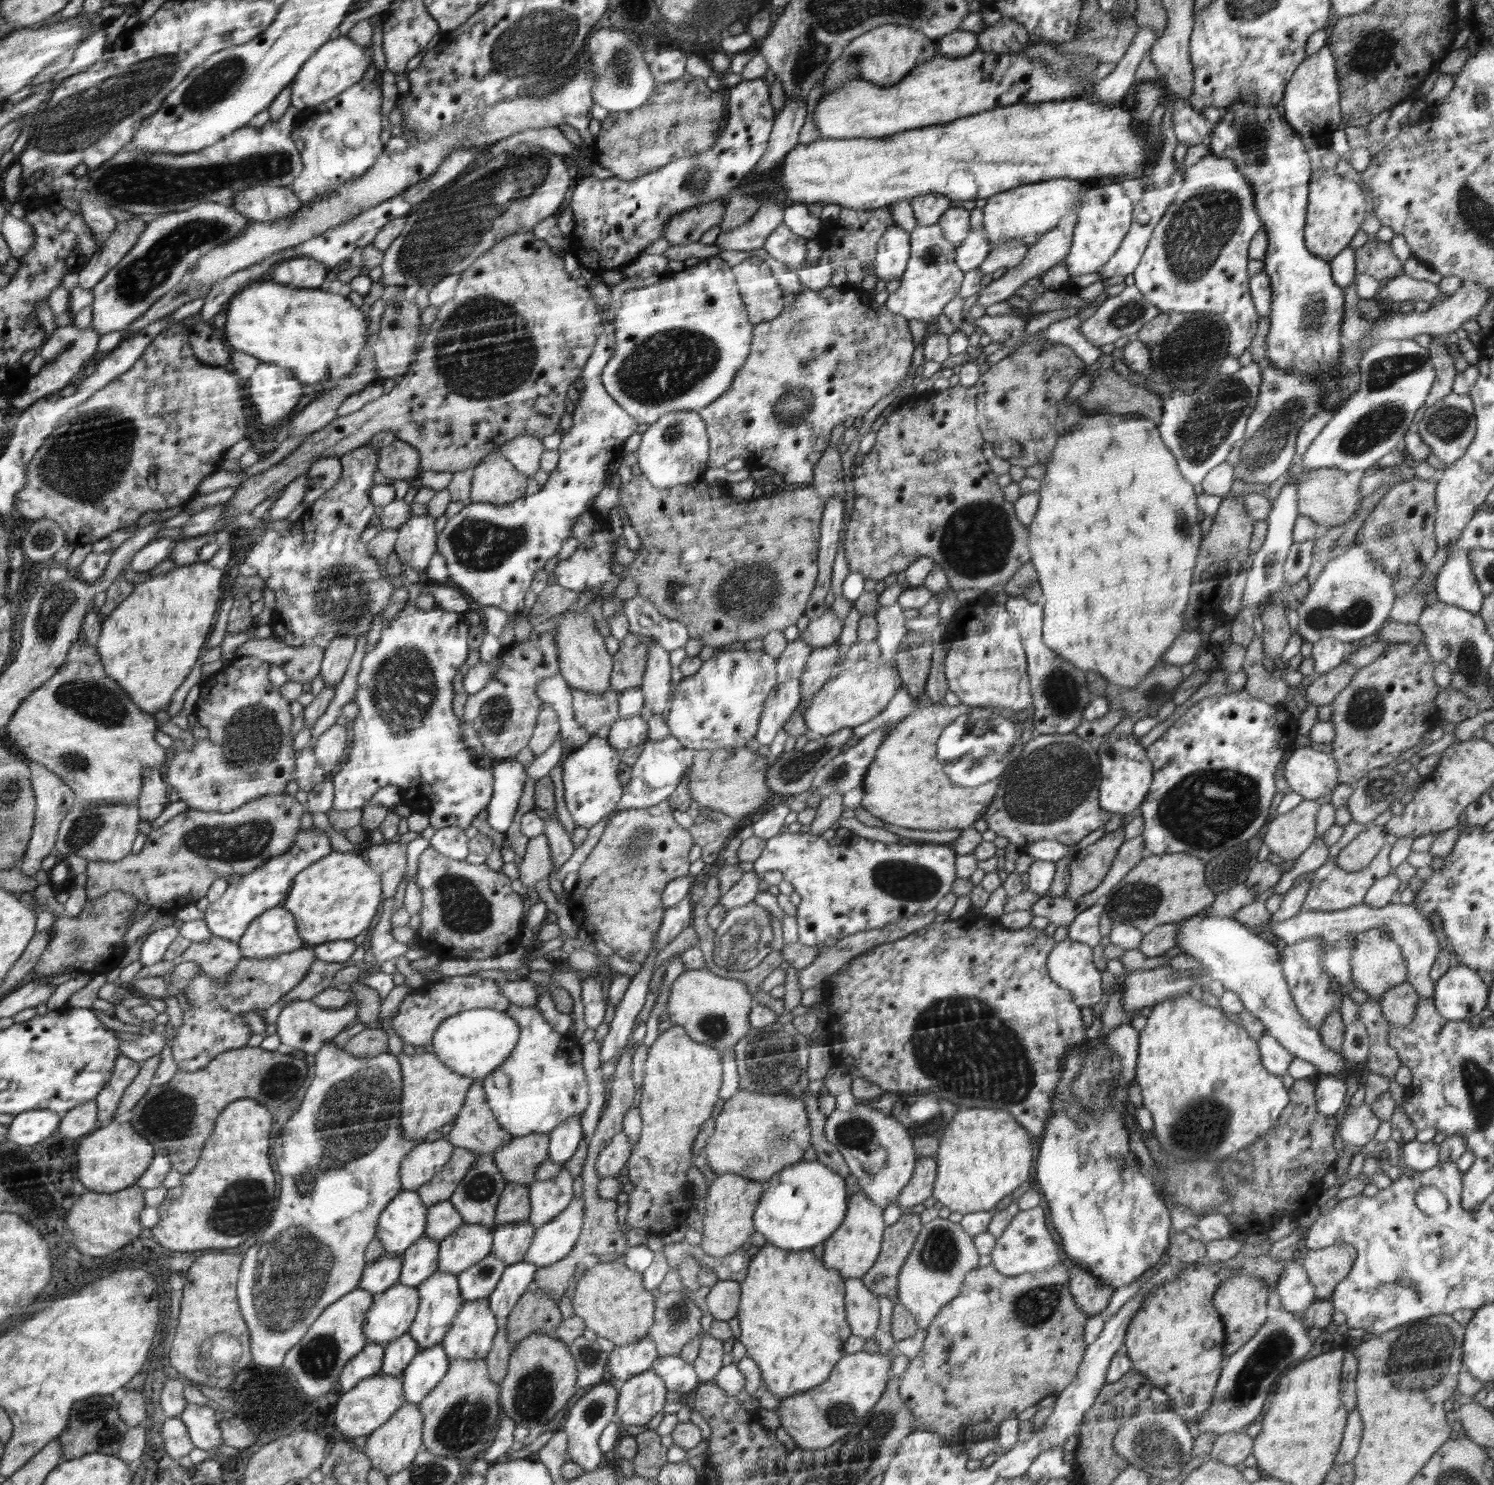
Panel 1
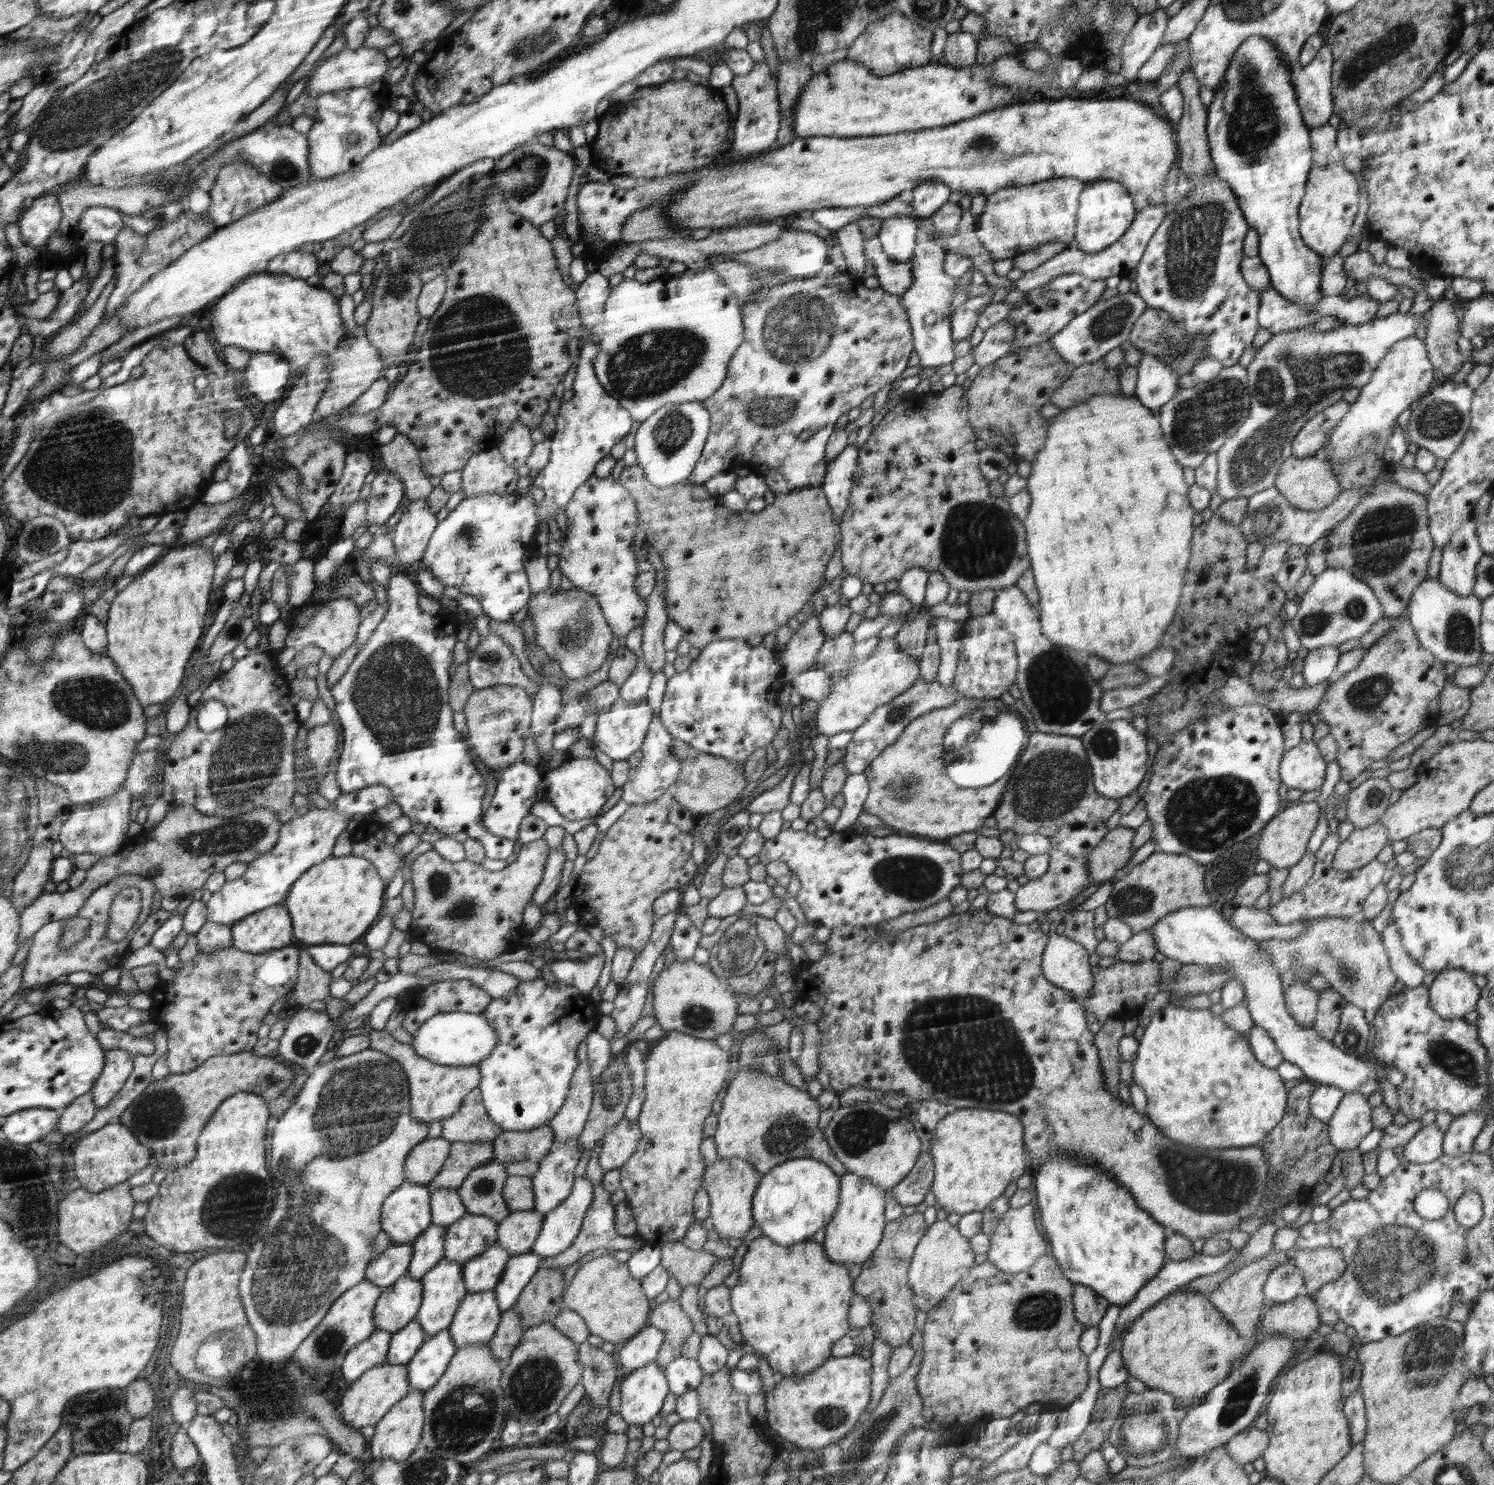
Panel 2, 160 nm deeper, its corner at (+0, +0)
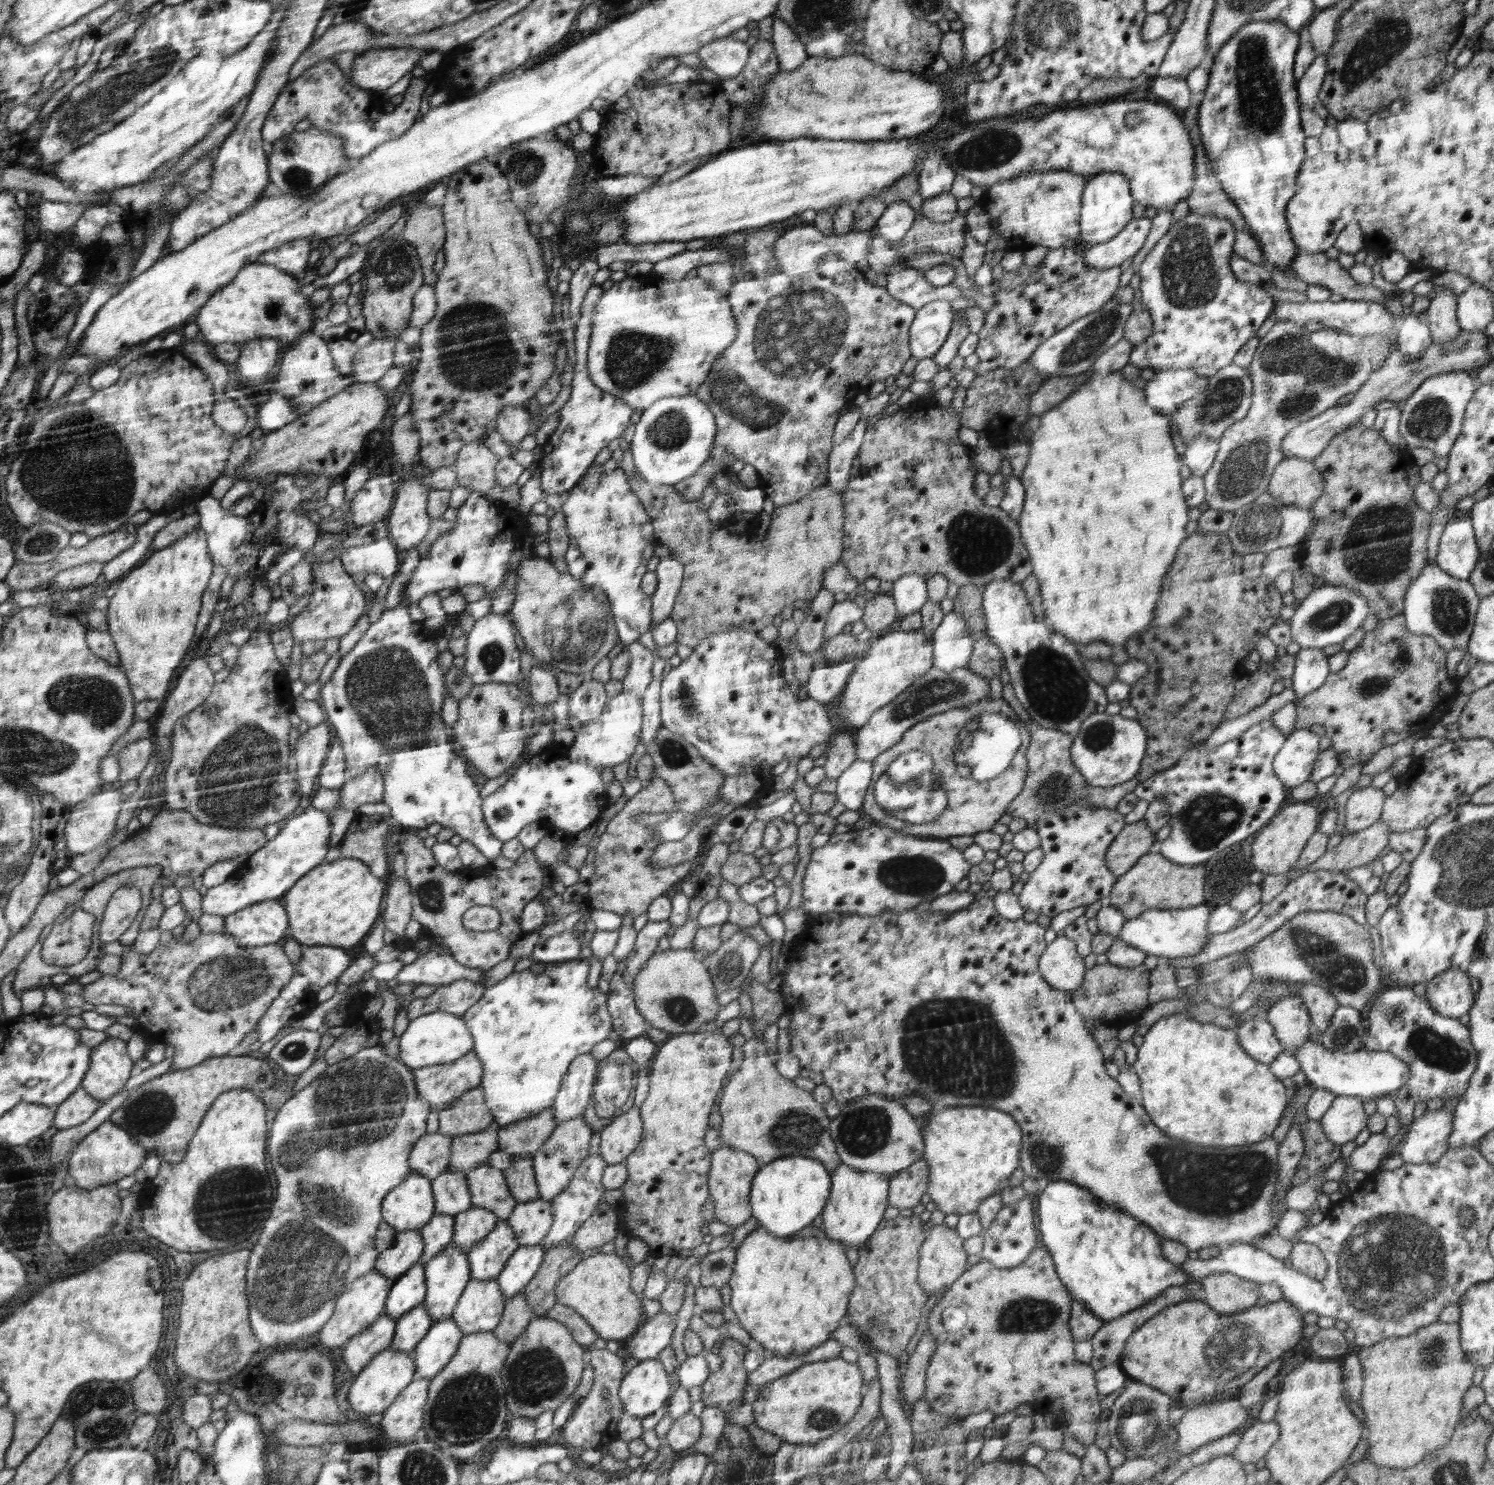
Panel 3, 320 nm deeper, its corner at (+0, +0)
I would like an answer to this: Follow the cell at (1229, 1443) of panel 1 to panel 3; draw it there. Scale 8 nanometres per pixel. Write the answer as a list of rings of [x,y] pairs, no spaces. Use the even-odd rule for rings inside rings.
[[[1274,1419],[1270,1422],[1258,1420],[1241,1436],[1232,1456],[1242,1465],[1256,1463],[1266,1456],[1280,1436],[1280,1427]]]

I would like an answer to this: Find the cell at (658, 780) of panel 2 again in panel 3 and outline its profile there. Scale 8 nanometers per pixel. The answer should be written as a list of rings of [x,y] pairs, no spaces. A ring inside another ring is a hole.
[[[653,677],[646,692],[642,696],[641,705],[643,710],[643,721],[641,724],[641,738],[645,746],[653,743],[658,729],[662,727],[661,702],[659,692],[661,691],[661,679]]]

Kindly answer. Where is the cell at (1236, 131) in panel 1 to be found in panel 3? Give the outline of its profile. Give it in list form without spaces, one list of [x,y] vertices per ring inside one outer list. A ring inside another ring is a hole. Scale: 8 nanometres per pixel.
[[[1250,21],[1247,22],[1246,25],[1241,26],[1241,29],[1238,30],[1236,34],[1232,35],[1232,38],[1228,38],[1228,42],[1224,42],[1224,46],[1216,53],[1214,65],[1210,70],[1206,92],[1204,92],[1204,100],[1202,100],[1200,110],[1198,111],[1200,138],[1204,145],[1207,157],[1214,166],[1213,170],[1216,178],[1221,182],[1224,192],[1231,197],[1233,203],[1239,208],[1239,212],[1242,213],[1248,228],[1250,228],[1249,231],[1259,242],[1259,246],[1263,250],[1265,262],[1274,264],[1274,266],[1280,270],[1291,269],[1289,268],[1290,263],[1298,250],[1289,233],[1286,207],[1290,198],[1294,196],[1295,180],[1298,178],[1298,174],[1300,174],[1300,168],[1302,168],[1304,157],[1306,157],[1304,155],[1304,139],[1306,138],[1306,135],[1302,130],[1299,95],[1297,92],[1297,82],[1294,78],[1294,62],[1299,48],[1299,38],[1300,36],[1298,36],[1296,32],[1288,30],[1288,26],[1282,21]]]

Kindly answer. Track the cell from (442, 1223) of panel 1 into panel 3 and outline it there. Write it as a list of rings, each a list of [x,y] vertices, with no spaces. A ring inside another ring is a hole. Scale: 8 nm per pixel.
[[[445,1170],[431,1182],[436,1213],[454,1216],[471,1207],[471,1194],[465,1174]]]

